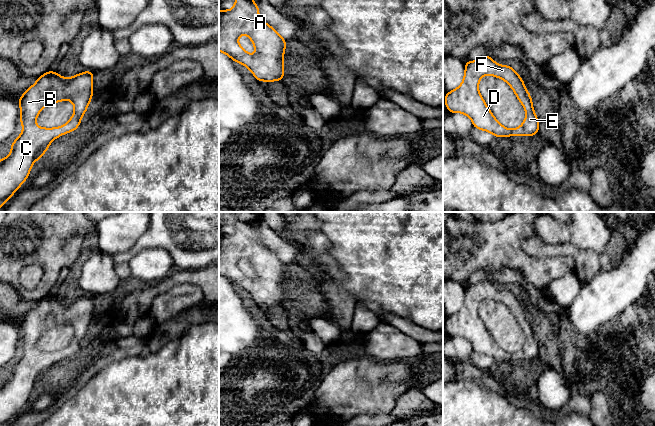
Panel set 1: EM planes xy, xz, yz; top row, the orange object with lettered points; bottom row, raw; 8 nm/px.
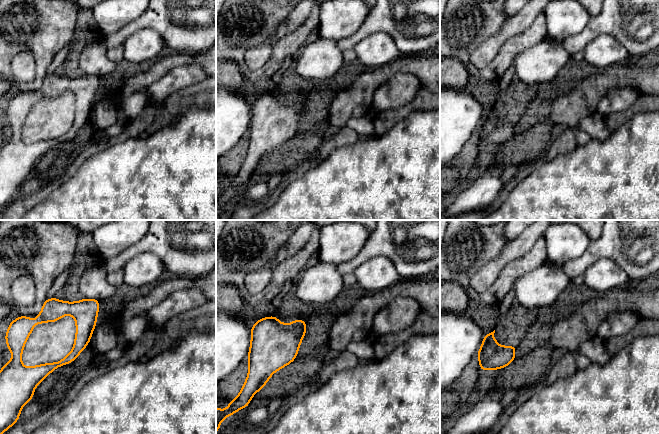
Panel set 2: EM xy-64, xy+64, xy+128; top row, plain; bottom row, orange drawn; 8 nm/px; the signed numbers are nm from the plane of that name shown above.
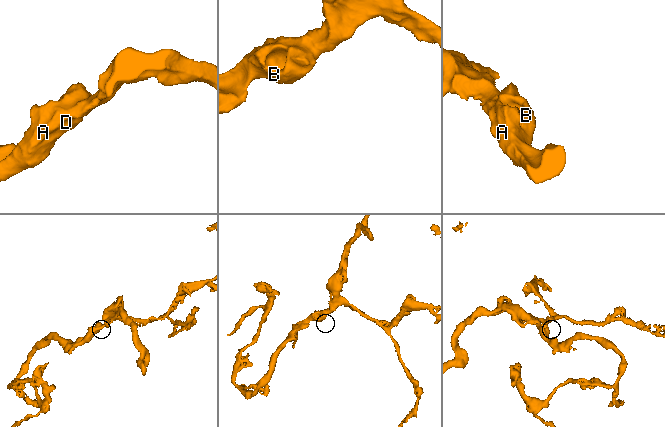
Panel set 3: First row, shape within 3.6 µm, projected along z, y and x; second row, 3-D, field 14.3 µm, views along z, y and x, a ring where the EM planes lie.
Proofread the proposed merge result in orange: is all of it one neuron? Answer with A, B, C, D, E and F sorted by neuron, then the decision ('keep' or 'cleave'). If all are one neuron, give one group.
A B C D E F; keep

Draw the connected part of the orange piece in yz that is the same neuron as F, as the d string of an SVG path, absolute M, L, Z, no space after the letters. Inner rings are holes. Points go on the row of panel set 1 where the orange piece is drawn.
M489 54L476 61L465 62L464 79L458 88L447 92L445 105L449 113L458 112L467 115L472 120L474 128L490 132L494 137L538 134L539 121L522 78L512 67L498 65ZM484 75L501 78L510 85L526 111L521 126L511 130L501 125L494 117L478 89L479 81Z

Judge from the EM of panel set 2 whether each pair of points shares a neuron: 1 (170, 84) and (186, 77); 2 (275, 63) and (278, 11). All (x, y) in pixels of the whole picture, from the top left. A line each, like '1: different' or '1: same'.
1: same
2: same

